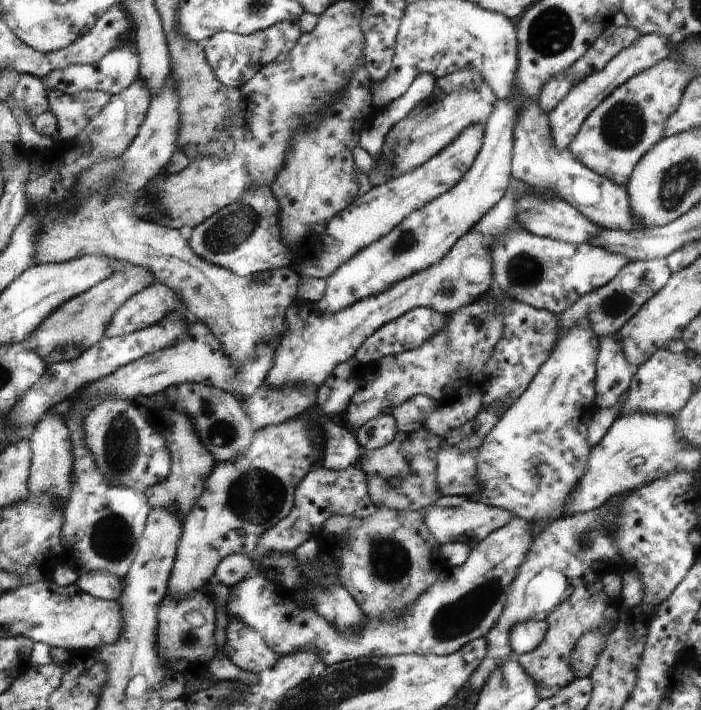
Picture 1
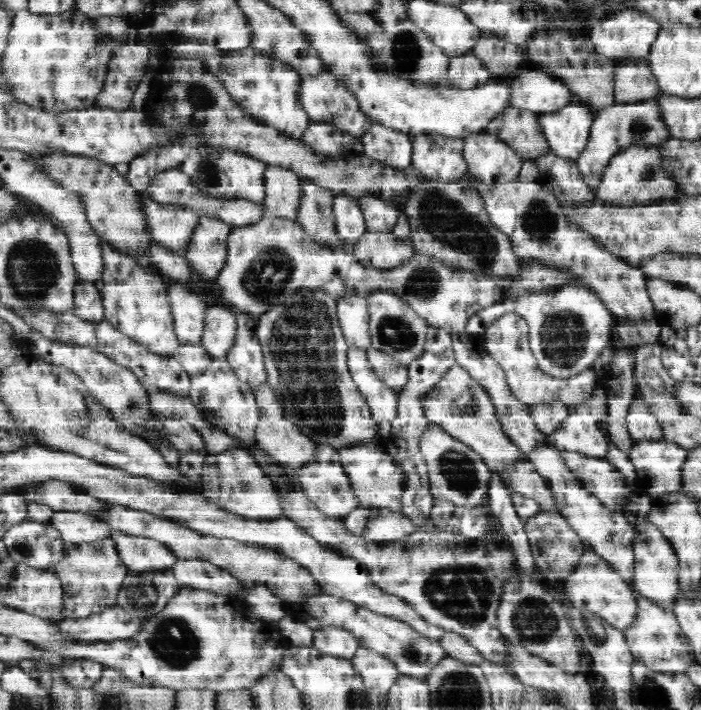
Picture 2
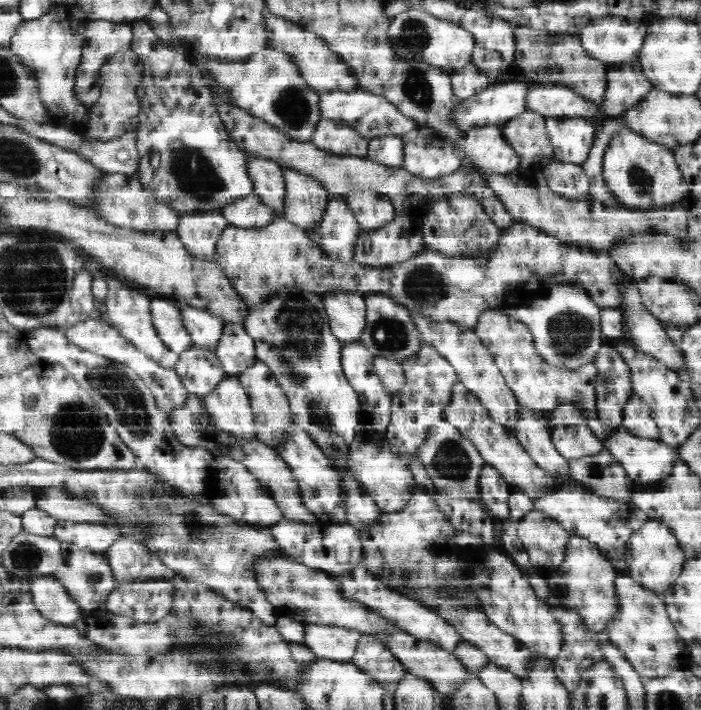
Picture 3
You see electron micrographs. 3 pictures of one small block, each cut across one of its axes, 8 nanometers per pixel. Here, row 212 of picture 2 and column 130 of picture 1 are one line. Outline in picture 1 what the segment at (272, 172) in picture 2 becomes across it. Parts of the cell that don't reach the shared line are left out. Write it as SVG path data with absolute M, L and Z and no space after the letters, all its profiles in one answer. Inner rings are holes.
M133 265L126 270L114 271L108 279L101 280L84 294L75 296L57 308L23 343L48 366L60 361L74 360L80 353L88 351L93 344L100 343L106 337L105 332L113 316L123 304L154 282L155 276L144 267Z

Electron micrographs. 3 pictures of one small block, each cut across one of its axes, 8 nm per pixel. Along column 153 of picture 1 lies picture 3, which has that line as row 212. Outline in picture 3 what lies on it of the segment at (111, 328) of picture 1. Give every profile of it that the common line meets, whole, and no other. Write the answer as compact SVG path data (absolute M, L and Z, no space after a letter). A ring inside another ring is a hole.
M281 166L285 172L284 218L310 233L320 225L332 195L312 177Z

